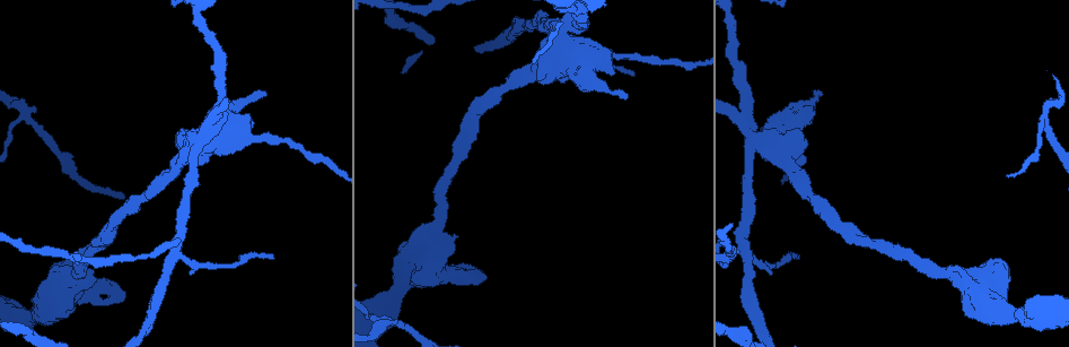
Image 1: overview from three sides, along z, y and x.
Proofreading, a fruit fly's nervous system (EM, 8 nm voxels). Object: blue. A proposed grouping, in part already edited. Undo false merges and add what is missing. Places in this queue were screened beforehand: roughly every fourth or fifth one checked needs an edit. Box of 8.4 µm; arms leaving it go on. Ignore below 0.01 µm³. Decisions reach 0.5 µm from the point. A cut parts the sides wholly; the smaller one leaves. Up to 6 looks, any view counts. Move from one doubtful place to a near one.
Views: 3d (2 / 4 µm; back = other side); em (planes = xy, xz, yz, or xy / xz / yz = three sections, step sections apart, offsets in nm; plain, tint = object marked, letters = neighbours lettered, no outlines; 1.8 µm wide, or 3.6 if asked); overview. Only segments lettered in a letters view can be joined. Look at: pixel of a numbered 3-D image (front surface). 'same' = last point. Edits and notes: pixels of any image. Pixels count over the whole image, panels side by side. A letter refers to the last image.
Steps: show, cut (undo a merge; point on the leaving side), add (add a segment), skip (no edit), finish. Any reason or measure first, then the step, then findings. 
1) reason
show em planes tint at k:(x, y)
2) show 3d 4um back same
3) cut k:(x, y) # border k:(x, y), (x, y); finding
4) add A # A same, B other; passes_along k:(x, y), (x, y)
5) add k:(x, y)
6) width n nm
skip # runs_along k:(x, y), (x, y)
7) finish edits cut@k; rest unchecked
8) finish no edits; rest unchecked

show em yz step 4 tint at 1:(571, 19)

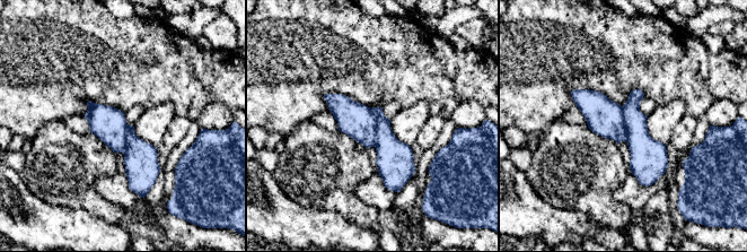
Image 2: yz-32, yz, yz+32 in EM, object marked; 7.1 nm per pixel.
show em planes letters same

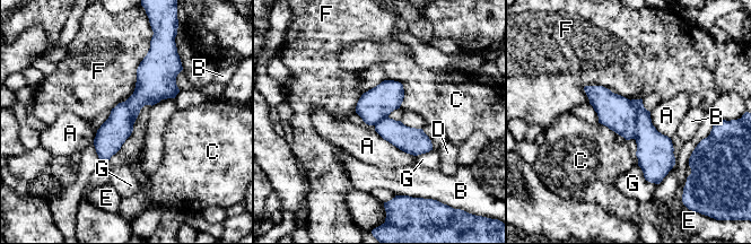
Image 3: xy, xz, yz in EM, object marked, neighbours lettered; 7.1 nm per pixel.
cut 3:(654, 149) # A other, B other, C other, D other, E other, F other, G other; border 3:(630, 101), (635, 110), (635, 139); two cells meet here

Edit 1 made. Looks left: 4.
redraw
show overview

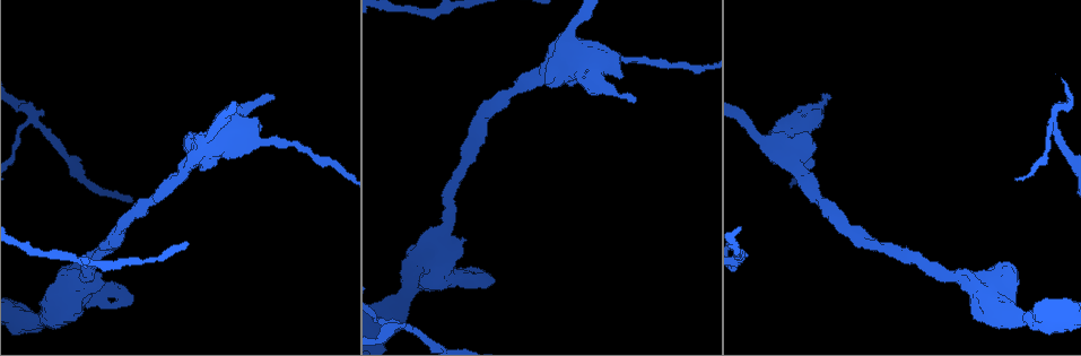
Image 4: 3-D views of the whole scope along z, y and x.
branch stops here
show 3d 4um back at 4:(78, 264)

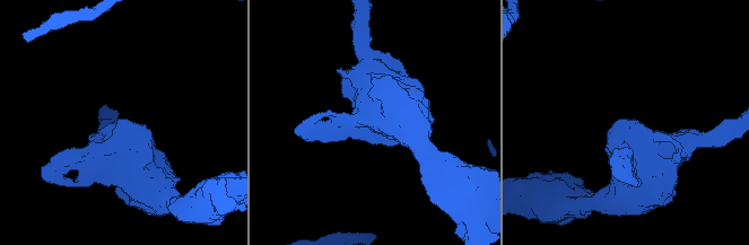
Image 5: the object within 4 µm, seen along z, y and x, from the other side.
show em xy step 16 letters at 5:(125, 122)

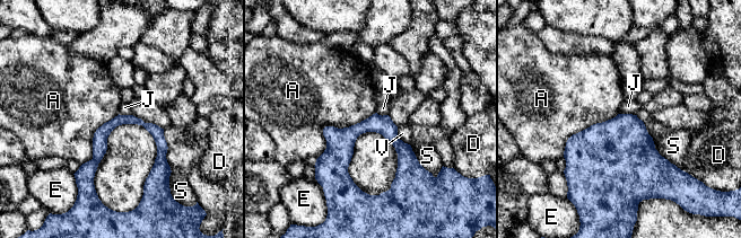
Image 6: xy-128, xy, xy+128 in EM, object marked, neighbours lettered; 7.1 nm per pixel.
show em planes letters same

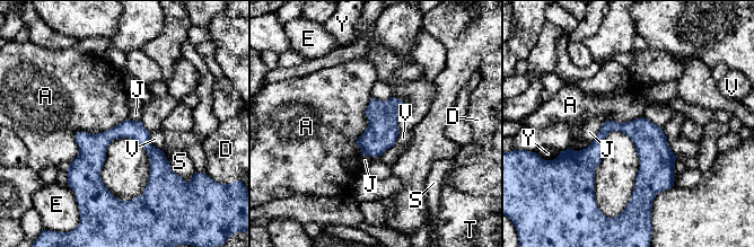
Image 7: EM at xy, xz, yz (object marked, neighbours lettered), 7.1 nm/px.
longest_contact A 550 nm
skip # A other, D other, E other, J other, S other, T other, V other, Y other; no lettered segment goes on from it

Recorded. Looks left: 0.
finish edits cut@3; rest unchecked

